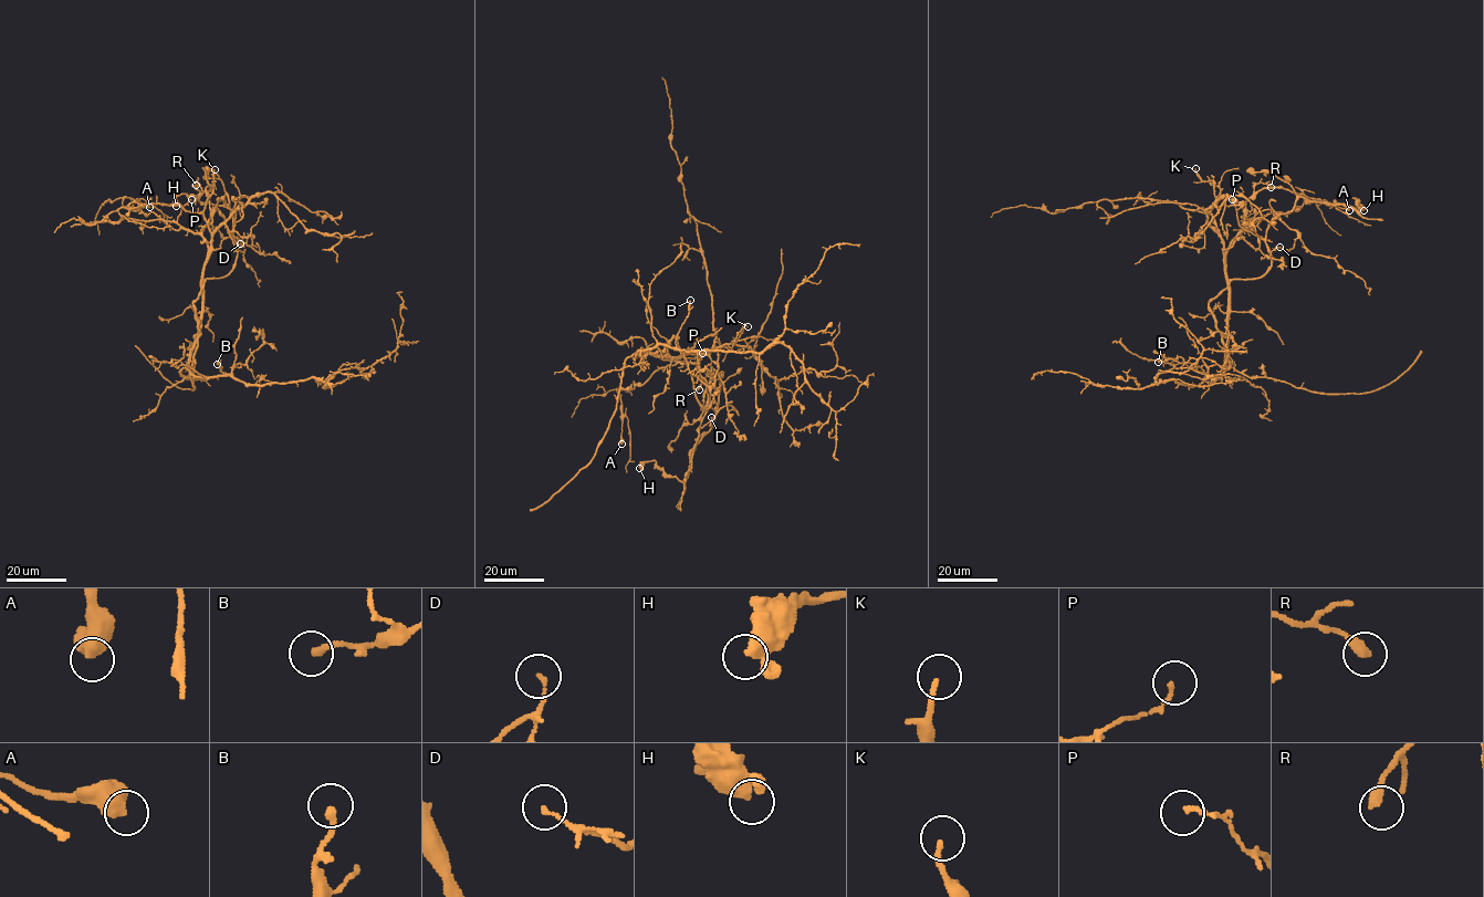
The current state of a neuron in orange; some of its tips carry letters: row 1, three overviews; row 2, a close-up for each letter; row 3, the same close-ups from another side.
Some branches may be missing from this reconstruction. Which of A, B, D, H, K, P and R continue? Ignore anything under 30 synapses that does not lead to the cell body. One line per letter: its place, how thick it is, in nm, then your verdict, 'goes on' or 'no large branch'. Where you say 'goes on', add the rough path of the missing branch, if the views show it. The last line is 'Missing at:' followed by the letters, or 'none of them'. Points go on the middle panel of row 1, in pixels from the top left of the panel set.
A: at (622, 444); 550 nm thick; no large branch
B: at (690, 300); 240 nm thick; no large branch
D: at (711, 417); 130 nm thick; no large branch
H: at (639, 468); 320 nm thick; no large branch
K: at (748, 326); 160 nm thick; no large branch
P: at (702, 353); 140 nm thick; no large branch
R: at (699, 389); 360 nm thick; no large branch
Missing at: none of them

